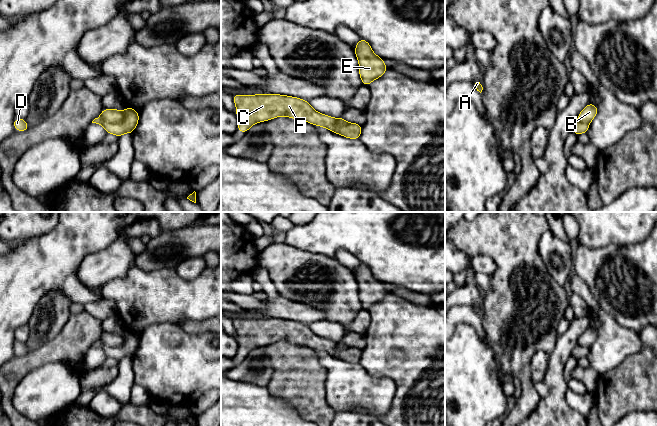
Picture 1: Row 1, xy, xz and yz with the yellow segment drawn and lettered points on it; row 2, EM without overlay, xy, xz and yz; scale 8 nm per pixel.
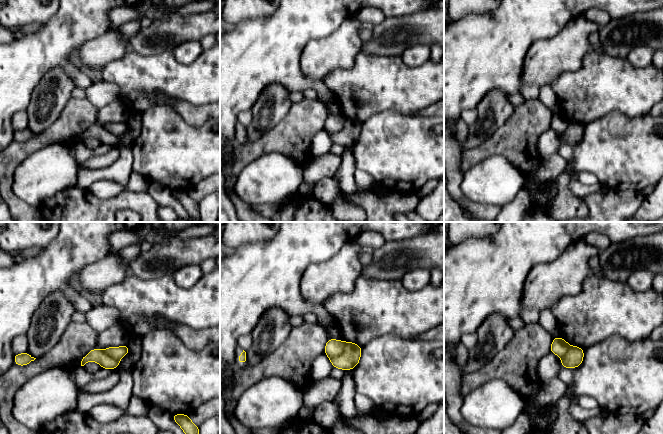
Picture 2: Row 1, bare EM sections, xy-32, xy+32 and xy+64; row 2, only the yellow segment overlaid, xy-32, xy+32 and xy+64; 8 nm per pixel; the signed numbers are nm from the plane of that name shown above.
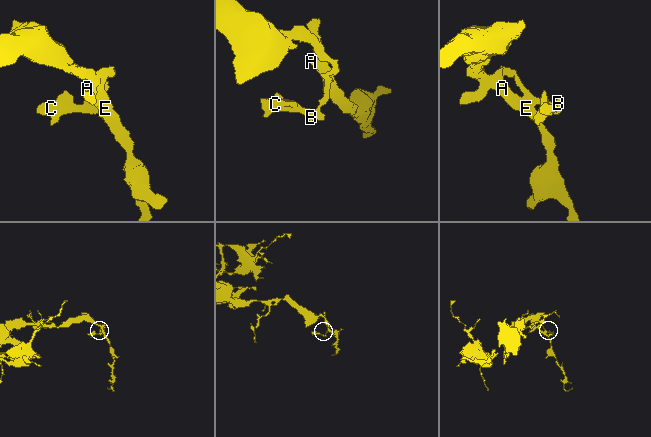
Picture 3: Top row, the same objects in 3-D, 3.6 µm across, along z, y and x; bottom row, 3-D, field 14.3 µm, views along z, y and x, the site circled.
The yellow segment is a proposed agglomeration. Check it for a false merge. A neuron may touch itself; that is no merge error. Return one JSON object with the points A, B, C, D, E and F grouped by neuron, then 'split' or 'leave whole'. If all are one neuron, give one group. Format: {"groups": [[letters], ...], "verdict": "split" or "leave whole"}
{"groups": [["A", "B", "E"], ["C", "D", "F"]], "verdict": "split"}

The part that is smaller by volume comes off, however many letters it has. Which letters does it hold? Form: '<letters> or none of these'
C, D, F

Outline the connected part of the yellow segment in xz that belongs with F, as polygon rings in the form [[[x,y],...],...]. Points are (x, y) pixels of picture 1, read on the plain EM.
[[[266,317],[260,319],[233,318],[233,325],[239,344],[237,354],[242,357],[246,357],[256,347],[286,340],[325,351],[349,363],[359,363],[361,359],[362,349],[357,347],[339,349],[336,342],[317,336],[308,325],[298,321]]]

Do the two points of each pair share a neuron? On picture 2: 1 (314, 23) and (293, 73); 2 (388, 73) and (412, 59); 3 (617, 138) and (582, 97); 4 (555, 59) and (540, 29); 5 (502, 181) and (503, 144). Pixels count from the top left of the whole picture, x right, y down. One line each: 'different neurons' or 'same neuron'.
1: same neuron
2: different neurons
3: different neurons
4: different neurons
5: different neurons

